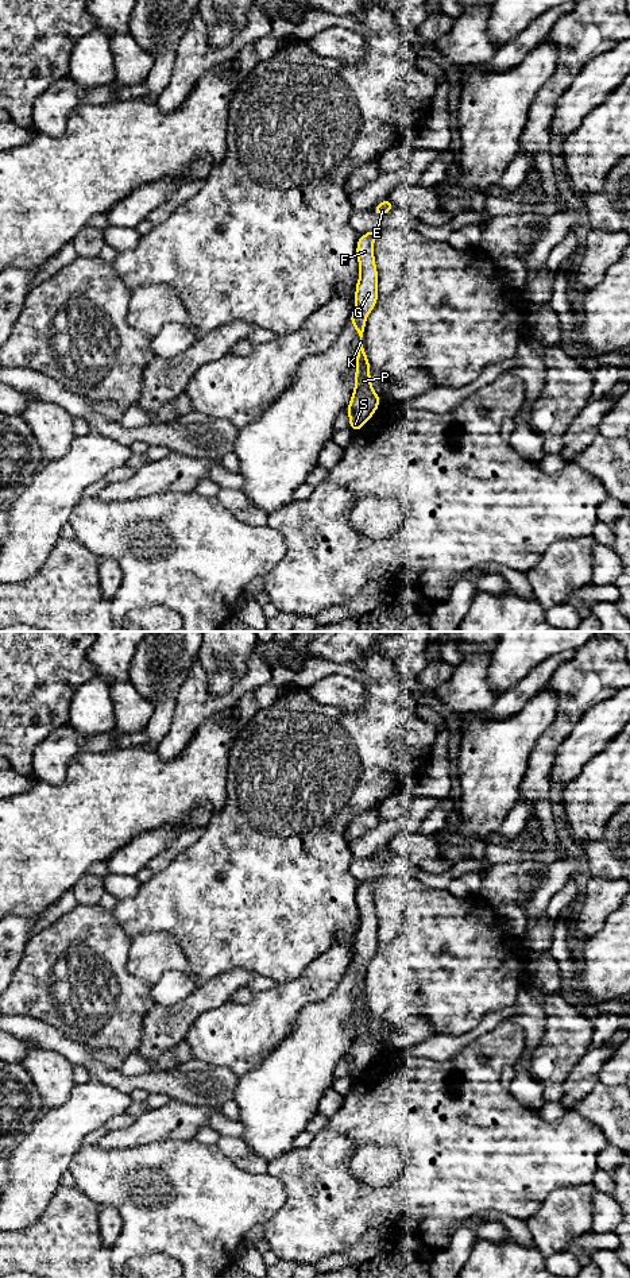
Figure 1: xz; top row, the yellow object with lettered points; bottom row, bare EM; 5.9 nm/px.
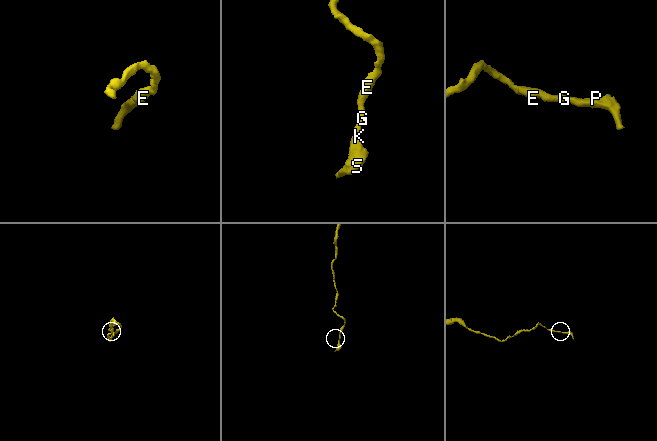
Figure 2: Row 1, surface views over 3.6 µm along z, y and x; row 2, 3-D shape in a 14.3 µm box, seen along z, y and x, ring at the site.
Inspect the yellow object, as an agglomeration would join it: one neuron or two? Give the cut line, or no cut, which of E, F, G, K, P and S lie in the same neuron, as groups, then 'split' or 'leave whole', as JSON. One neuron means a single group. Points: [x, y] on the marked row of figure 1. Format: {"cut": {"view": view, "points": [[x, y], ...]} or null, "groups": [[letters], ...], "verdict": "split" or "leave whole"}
{"cut": null, "groups": [["E", "F", "G", "K", "P", "S"]], "verdict": "leave whole"}

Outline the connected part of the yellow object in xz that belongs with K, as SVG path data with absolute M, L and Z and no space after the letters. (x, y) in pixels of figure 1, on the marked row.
M379 231L360 233L356 246L360 277L355 285L356 294L353 302L356 309L352 312L349 323L359 333L356 341L359 348L356 351L355 389L351 401L345 408L349 416L349 429L355 433L360 432L362 426L371 420L382 401L371 386L371 364L364 348L366 320L378 302L378 270L374 258L374 243L378 232Z

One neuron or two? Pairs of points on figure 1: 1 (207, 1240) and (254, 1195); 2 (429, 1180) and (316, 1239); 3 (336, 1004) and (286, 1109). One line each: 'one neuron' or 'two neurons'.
1: one neuron
2: one neuron
3: one neuron

